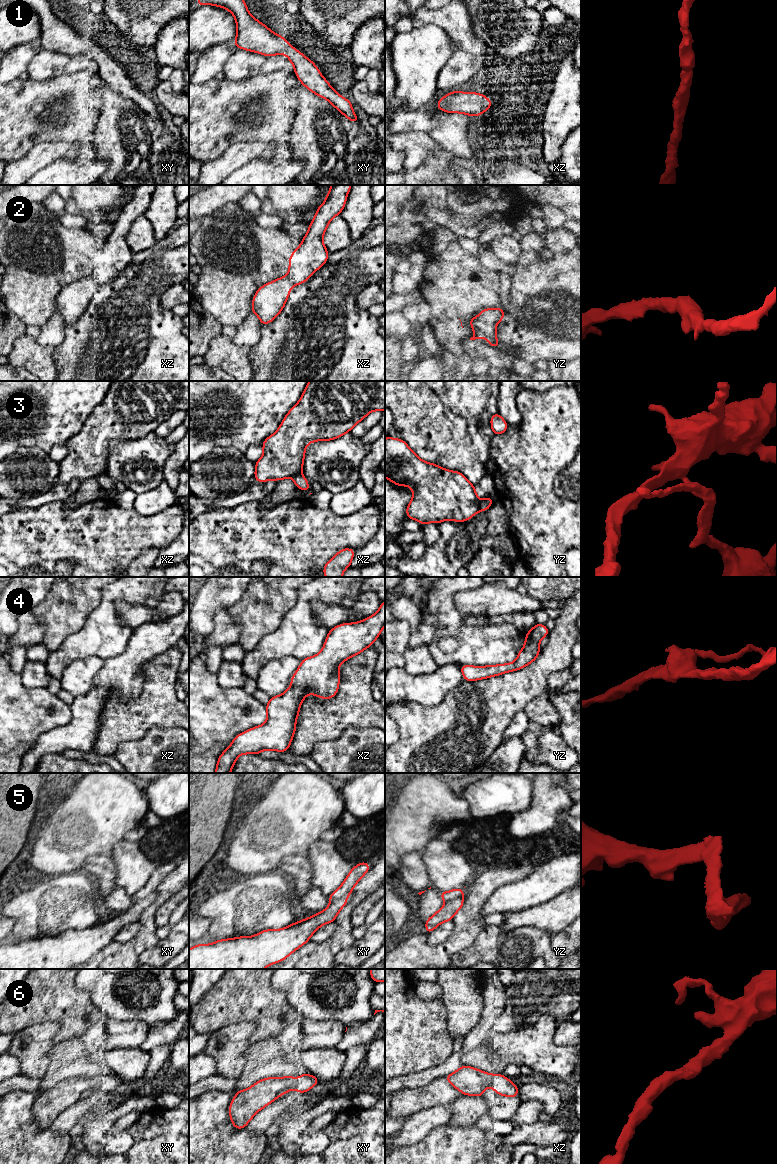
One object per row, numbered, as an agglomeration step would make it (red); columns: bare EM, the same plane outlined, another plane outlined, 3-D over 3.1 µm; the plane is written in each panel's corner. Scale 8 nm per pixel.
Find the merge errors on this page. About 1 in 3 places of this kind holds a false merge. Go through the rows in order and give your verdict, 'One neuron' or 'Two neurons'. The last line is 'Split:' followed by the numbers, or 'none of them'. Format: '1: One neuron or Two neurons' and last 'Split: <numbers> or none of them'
1: One neuron
2: One neuron
3: Two neurons
4: One neuron
5: Two neurons
6: One neuron
Split: 3, 5

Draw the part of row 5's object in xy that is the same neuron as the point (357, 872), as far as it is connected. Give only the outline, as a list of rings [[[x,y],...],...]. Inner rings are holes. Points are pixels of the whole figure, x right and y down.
[[[367,861],[354,866],[340,887],[329,895],[329,900],[334,901],[338,899],[347,899],[351,894],[354,886],[369,871],[369,869],[370,865]]]

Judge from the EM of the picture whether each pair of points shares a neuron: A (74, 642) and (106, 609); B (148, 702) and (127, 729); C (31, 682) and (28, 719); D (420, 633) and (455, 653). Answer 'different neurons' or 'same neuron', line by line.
A: same neuron
B: same neuron
C: different neurons
D: different neurons

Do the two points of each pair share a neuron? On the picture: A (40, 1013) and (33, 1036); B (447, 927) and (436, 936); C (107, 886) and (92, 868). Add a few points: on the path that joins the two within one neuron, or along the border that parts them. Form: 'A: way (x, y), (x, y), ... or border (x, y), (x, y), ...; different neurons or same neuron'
A: border (60, 1024), (42, 1021), (15, 1033); different neurons
B: way (444, 930), (439, 934); same neuron
C: way (106, 882), (96, 872); same neuron

